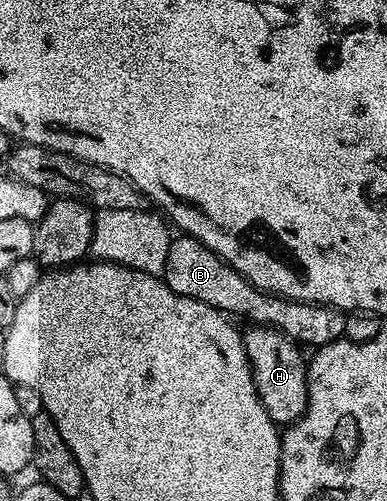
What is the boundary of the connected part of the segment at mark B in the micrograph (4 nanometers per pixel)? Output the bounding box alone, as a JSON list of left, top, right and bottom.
[162,234,345,349]

